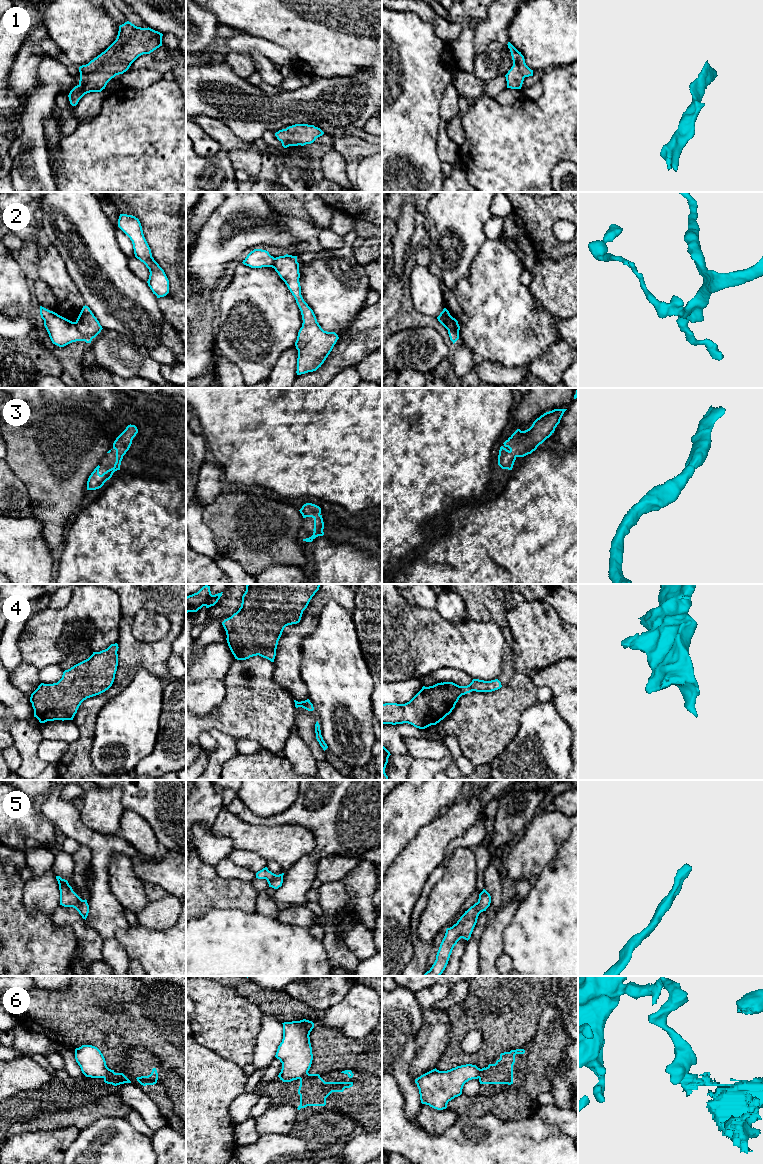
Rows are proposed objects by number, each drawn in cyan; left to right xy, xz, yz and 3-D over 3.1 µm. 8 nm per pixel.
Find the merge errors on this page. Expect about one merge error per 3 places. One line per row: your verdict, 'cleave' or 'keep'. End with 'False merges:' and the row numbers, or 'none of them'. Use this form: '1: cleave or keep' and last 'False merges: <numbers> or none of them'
1: keep
2: cleave
3: keep
4: keep
5: keep
6: cleave
False merges: 2, 6

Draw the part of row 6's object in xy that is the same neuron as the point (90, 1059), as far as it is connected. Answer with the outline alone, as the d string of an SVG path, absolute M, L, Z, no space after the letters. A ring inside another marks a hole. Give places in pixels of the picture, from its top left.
M82 1045L75 1049L75 1059L86 1077L104 1078L110 1069L101 1051L92 1045Z

